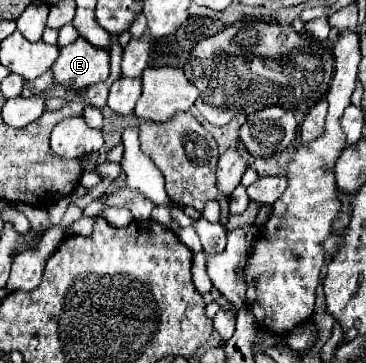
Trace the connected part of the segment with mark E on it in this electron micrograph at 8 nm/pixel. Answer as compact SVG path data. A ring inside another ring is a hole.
M77 38L73 44L61 48L61 54L59 54L57 62L53 64L53 72L55 72L55 80L61 86L71 88L71 90L77 90L77 88L83 88L83 86L91 86L91 84L103 82L109 76L109 50L95 48L85 38Z

